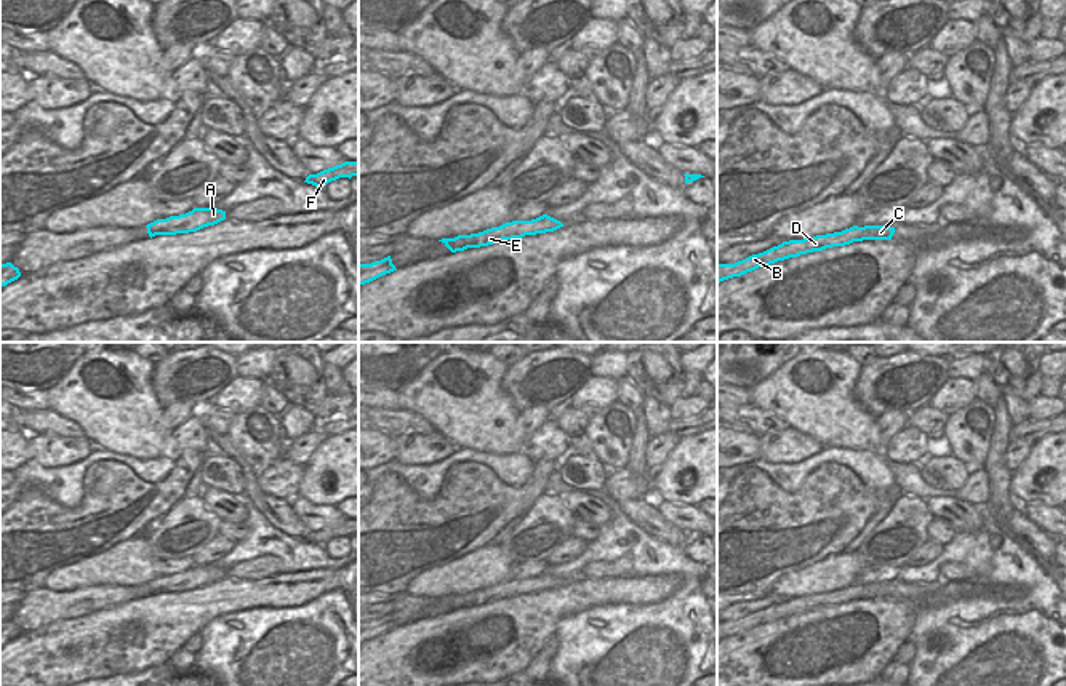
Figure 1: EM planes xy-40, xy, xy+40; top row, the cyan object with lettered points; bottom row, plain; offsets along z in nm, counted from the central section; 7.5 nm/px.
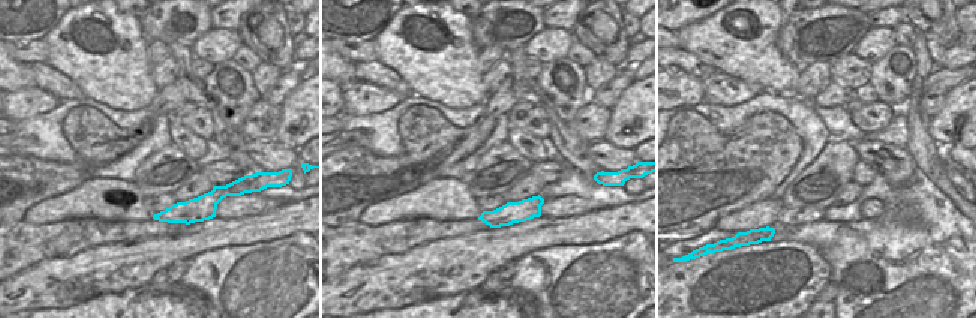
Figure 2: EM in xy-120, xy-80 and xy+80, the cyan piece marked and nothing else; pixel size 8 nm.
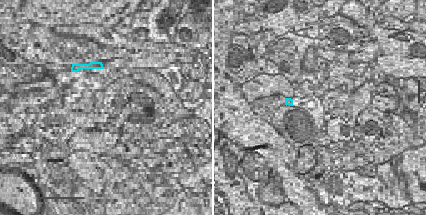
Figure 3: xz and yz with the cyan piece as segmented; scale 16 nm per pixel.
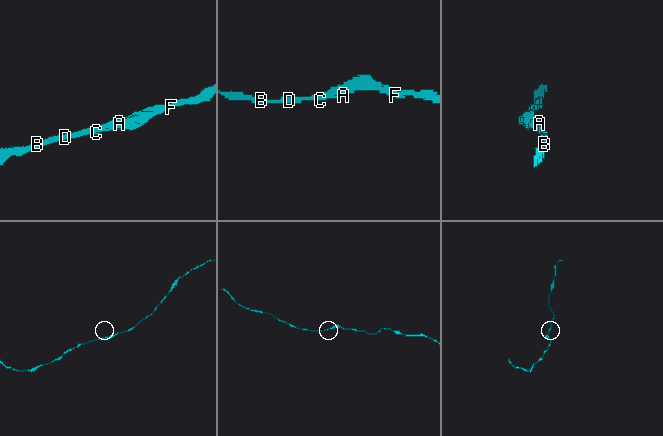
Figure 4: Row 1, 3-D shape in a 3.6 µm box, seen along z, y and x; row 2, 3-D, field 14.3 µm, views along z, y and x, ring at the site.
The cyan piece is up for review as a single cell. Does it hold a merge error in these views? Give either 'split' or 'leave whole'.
leave whole

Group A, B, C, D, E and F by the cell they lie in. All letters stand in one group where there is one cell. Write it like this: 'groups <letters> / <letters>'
groups A B C D E F

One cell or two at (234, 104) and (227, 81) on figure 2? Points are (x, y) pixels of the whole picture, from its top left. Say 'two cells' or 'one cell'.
one cell

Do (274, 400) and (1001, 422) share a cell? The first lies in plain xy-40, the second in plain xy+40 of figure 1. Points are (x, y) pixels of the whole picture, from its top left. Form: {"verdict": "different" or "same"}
{"verdict": "different"}

